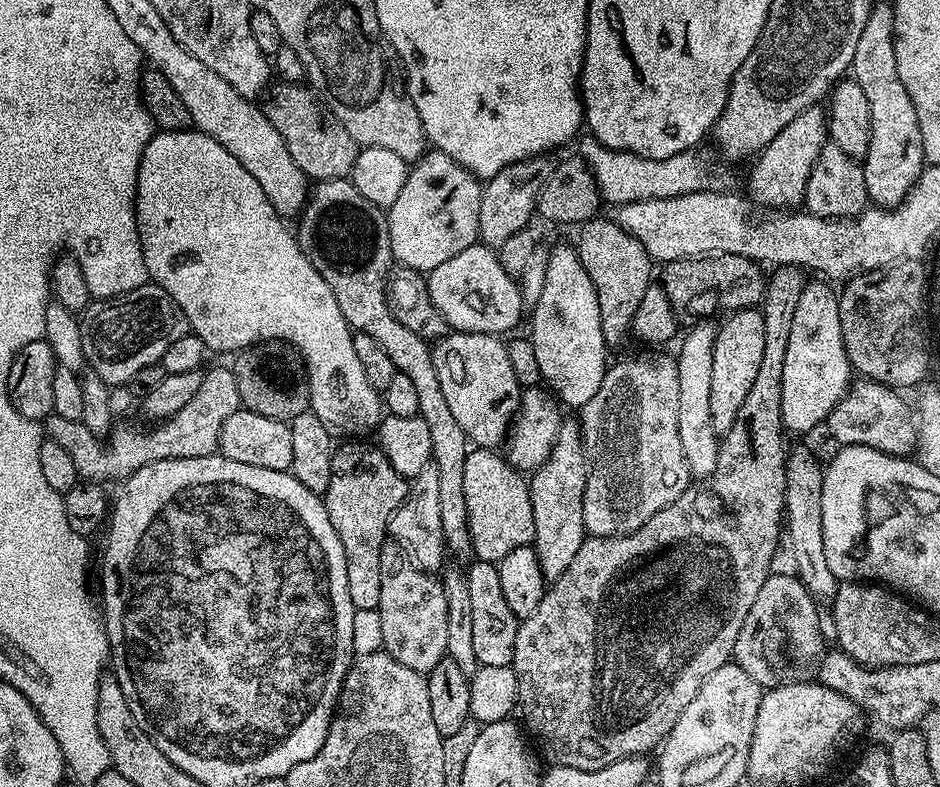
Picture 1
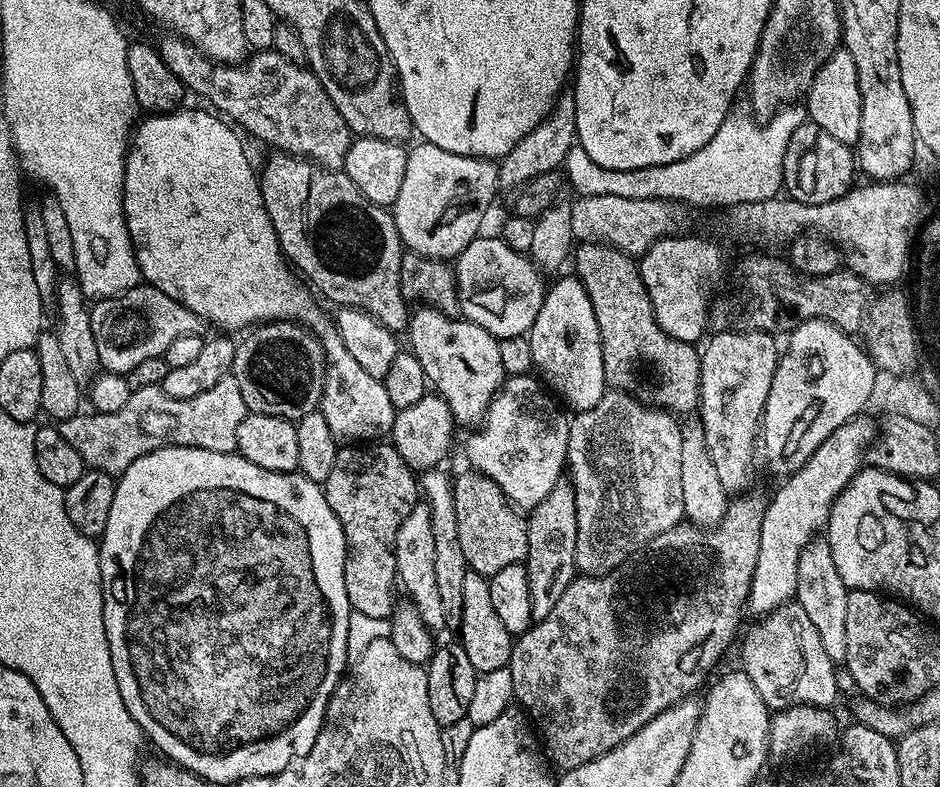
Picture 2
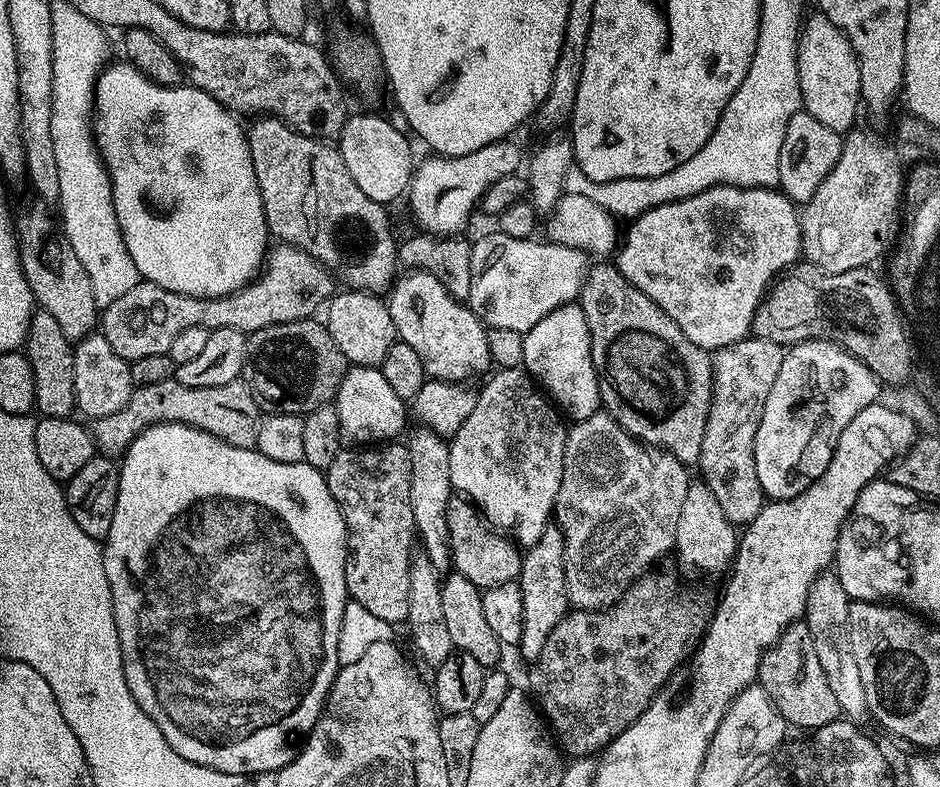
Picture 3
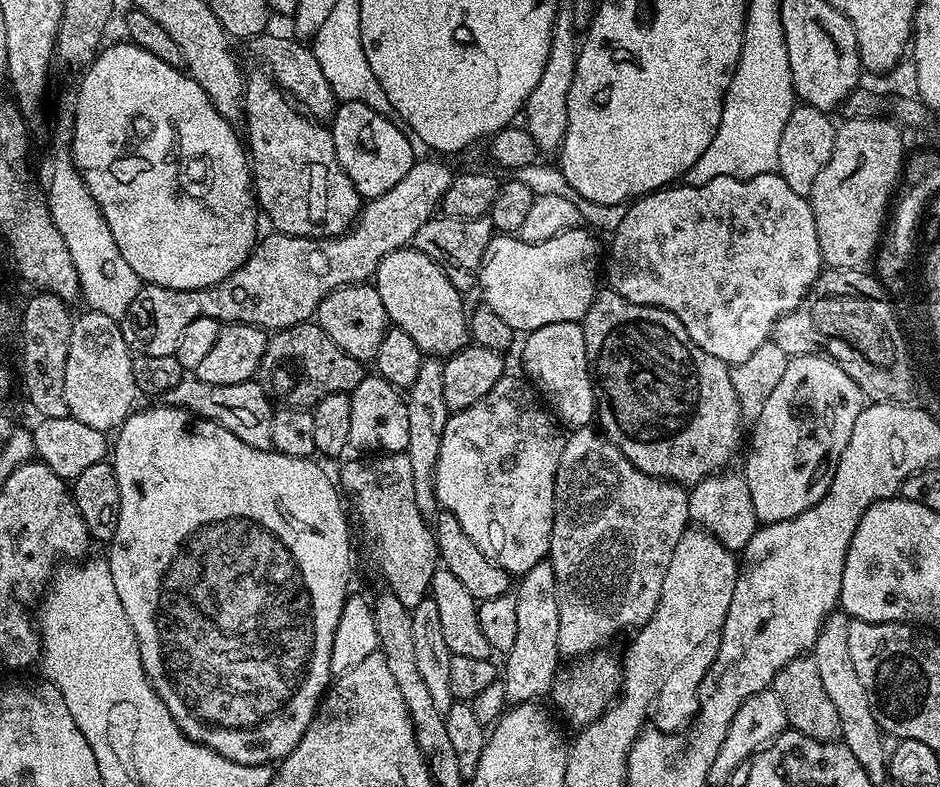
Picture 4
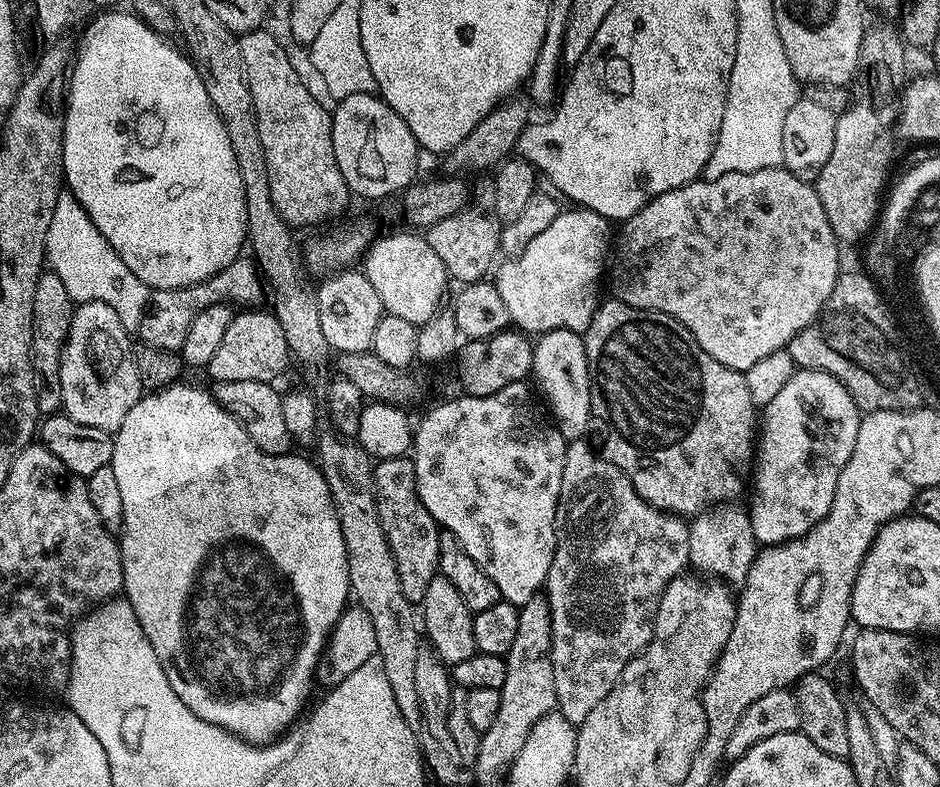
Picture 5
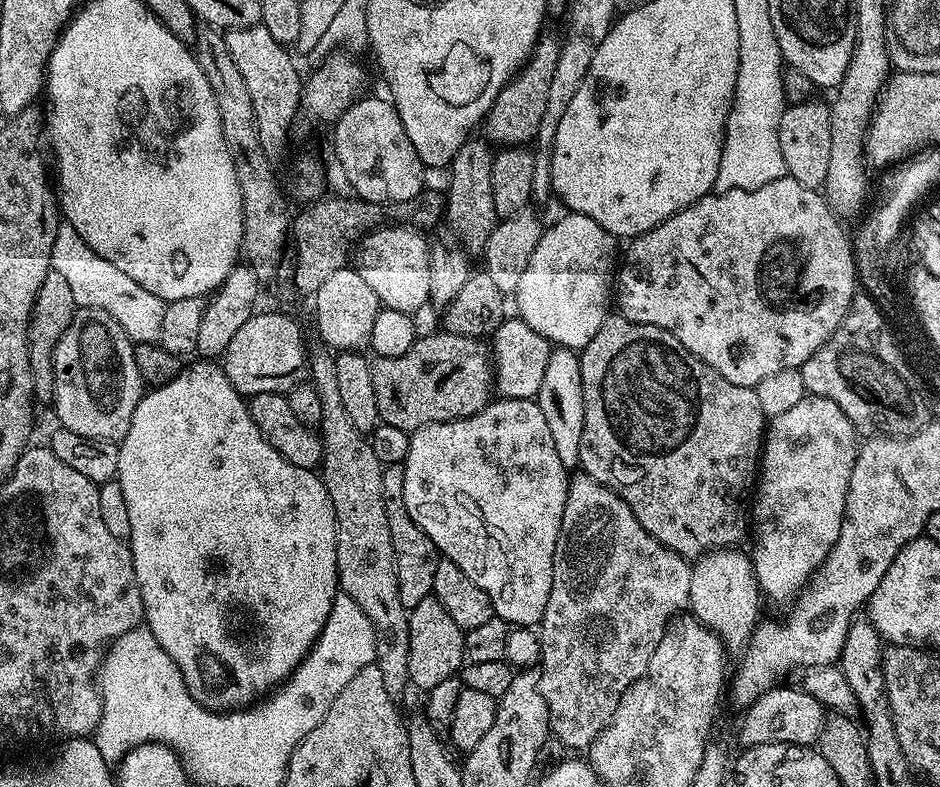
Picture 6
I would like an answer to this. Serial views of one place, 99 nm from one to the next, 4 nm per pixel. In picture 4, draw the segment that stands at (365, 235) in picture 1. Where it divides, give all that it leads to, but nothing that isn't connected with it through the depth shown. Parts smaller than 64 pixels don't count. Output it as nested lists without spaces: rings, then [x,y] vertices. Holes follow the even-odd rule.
[[[267,71],[248,72],[246,76],[246,87],[244,89],[244,119],[243,127],[248,127],[248,136],[246,132],[246,148],[250,153],[250,171],[254,181],[254,191],[259,207],[262,209],[263,215],[267,216],[268,223],[277,233],[286,236],[314,236],[317,238],[327,238],[330,236],[343,236],[353,224],[356,223],[357,216],[360,215],[362,207],[362,197],[360,191],[354,186],[354,182],[350,182],[350,178],[346,174],[346,170],[342,170],[342,166],[336,157],[334,150],[334,138],[331,131],[321,121],[312,119],[311,116],[305,114],[281,89],[275,80]]]

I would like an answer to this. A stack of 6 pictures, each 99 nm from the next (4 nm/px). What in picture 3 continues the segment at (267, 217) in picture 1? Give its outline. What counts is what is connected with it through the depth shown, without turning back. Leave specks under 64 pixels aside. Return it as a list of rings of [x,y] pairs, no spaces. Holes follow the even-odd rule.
[[[127,62],[109,63],[96,80],[94,139],[97,148],[100,149],[100,159],[104,162],[104,169],[108,172],[108,180],[112,184],[114,214],[118,218],[118,226],[124,239],[124,245],[134,266],[140,271],[141,277],[147,283],[157,284],[171,292],[186,294],[194,298],[218,298],[219,296],[228,296],[240,288],[245,288],[247,284],[251,284],[256,279],[261,271],[266,253],[270,248],[270,243],[268,244],[270,233],[262,206],[258,178],[254,174],[254,162],[252,161],[252,151],[248,145],[248,137],[242,124],[240,128],[239,122],[235,119],[239,120],[229,109],[219,104],[210,94],[203,92],[201,88],[191,86],[171,88],[156,84]],[[349,367],[342,378],[340,389],[334,397],[340,438],[348,446],[376,446],[381,442],[392,442],[404,428],[410,412],[406,402],[394,394],[390,382],[380,373],[379,368]]]

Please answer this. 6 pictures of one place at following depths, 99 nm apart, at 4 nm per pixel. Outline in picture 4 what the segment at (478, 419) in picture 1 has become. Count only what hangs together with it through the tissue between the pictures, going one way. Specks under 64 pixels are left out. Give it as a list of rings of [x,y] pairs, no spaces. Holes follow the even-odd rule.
[[[416,247],[399,248],[386,254],[386,258],[382,258],[376,268],[374,287],[378,290],[378,298],[382,298],[382,306],[386,306],[389,321],[395,327],[406,330],[406,334],[410,334],[410,338],[418,342],[425,354],[451,354],[460,351],[469,343],[468,316],[466,308],[464,312],[464,300],[460,297],[463,296],[461,289],[453,286],[444,271]]]

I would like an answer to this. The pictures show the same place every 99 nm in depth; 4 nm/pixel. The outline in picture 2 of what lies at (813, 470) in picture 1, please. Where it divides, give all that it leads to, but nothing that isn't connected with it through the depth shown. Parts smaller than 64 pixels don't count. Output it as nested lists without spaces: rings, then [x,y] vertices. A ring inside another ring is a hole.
[[[812,539],[798,558],[798,586],[794,600],[806,610],[810,622],[814,622],[822,650],[826,650],[833,662],[843,662],[846,658],[846,598],[849,591],[838,574],[838,566],[834,566],[834,554],[830,554],[827,539]]]

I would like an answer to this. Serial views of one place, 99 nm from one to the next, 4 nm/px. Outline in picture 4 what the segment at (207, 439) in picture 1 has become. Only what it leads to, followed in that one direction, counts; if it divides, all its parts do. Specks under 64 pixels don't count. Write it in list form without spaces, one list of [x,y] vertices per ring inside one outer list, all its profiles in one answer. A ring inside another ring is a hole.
[[[186,378],[182,382],[178,382],[178,386],[174,386],[174,390],[165,392],[162,400],[165,405],[185,408],[194,416],[218,422],[218,426],[226,426],[226,430],[230,430],[230,434],[234,434],[234,438],[242,438],[242,442],[246,442],[246,446],[254,446],[254,450],[272,448],[270,426],[272,425],[274,404],[263,383],[257,382],[255,379],[234,382],[234,386],[214,386],[210,382]]]

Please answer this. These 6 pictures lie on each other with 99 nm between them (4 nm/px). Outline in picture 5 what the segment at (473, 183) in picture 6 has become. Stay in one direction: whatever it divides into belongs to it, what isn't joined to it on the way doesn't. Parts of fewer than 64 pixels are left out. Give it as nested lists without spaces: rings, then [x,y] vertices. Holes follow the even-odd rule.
[[[491,179],[480,180],[470,192],[470,200],[467,206],[462,210],[458,210],[450,218],[442,218],[442,222],[434,222],[434,226],[430,226],[426,230],[426,239],[430,242],[430,246],[434,250],[434,254],[438,254],[438,258],[442,258],[442,266],[447,270],[449,277],[453,281],[460,280],[461,285],[474,284],[478,280],[483,280],[493,271],[494,265],[497,263],[496,256],[500,252],[500,230],[502,222],[496,216],[494,208],[494,183]]]

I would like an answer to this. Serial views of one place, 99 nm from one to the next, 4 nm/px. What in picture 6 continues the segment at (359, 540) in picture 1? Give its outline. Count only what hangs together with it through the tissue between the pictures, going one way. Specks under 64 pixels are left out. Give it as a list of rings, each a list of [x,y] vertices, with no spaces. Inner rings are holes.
[[[392,462],[384,468],[384,505],[390,522],[390,538],[394,542],[396,573],[400,583],[400,597],[405,604],[416,604],[432,589],[432,569],[438,559],[438,549],[423,530],[412,520],[404,505],[404,466]]]

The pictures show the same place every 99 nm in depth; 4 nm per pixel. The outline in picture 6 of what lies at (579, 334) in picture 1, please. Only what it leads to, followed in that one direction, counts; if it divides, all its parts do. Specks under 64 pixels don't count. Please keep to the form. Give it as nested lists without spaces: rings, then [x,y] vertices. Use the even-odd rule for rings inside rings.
[[[556,346],[549,351],[548,361],[544,363],[540,386],[534,392],[534,399],[546,417],[546,422],[550,425],[550,434],[554,438],[555,448],[558,449],[558,458],[562,458],[565,468],[573,469],[580,456],[582,426],[584,425],[580,358],[573,349]]]

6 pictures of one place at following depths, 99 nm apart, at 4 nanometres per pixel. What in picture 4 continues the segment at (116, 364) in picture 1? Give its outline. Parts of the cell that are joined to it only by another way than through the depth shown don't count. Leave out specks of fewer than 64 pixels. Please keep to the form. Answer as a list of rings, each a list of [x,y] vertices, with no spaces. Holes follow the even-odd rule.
[[[429,158],[427,160],[417,160],[412,163],[410,170],[406,174],[406,178],[402,178],[402,182],[398,182],[394,186],[390,186],[390,190],[386,190],[386,194],[381,196],[371,197],[361,207],[360,215],[356,218],[356,223],[344,233],[343,236],[330,236],[327,238],[317,238],[314,236],[286,236],[283,234],[271,234],[257,243],[253,253],[249,256],[247,262],[238,270],[234,270],[226,278],[222,278],[222,282],[211,284],[205,288],[195,288],[194,290],[174,290],[173,288],[163,288],[157,284],[149,284],[141,287],[137,296],[132,299],[128,312],[119,317],[118,323],[122,334],[126,338],[129,348],[136,354],[166,354],[167,356],[175,356],[176,347],[178,346],[178,338],[182,338],[182,330],[186,330],[189,322],[194,322],[194,318],[214,318],[220,321],[221,325],[226,324],[252,324],[256,328],[263,328],[265,330],[279,330],[281,328],[292,328],[295,324],[302,324],[311,321],[316,314],[316,307],[326,299],[334,290],[343,288],[346,284],[363,284],[371,281],[376,274],[376,268],[382,262],[382,258],[386,258],[386,254],[390,254],[399,248],[407,248],[412,244],[414,234],[418,234],[418,229],[422,227],[427,220],[433,219],[434,213],[437,211],[438,205],[443,201],[446,190],[452,185],[452,178],[454,169],[447,164],[447,159],[444,158]]]

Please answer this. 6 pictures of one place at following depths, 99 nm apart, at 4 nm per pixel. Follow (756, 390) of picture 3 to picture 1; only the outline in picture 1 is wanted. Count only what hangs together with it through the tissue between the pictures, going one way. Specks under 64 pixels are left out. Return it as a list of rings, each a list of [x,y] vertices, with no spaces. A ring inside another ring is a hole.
[[[759,307],[742,308],[725,320],[728,321],[716,329],[714,367],[710,373],[710,422],[714,422],[717,434],[729,432],[737,424],[738,410],[742,410],[742,402],[746,402],[750,386],[754,386],[766,343],[766,326],[762,322]]]

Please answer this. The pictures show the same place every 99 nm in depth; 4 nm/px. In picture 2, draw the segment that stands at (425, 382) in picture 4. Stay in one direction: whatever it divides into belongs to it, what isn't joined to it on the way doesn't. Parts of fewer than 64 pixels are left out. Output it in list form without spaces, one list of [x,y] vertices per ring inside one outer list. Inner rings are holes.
[[[432,469],[421,473],[418,478],[418,488],[423,496],[424,503],[428,509],[431,510],[431,526],[433,527],[434,535],[434,576],[435,586],[438,589],[438,595],[441,596],[442,614],[444,625],[447,629],[459,629],[462,618],[462,605],[463,605],[463,579],[469,575],[470,569],[466,558],[463,557],[462,546],[459,545],[458,539],[458,520],[455,517],[454,509],[454,496],[451,475],[449,476],[444,472],[445,469]]]

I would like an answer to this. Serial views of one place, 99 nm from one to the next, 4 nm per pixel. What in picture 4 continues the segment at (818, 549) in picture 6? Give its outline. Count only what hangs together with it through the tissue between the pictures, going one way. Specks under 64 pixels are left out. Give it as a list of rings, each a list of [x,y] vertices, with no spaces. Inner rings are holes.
[[[813,354],[789,359],[786,374],[782,374],[778,386],[774,386],[770,398],[766,398],[766,406],[762,406],[762,414],[754,422],[752,449],[742,467],[757,521],[773,524],[789,520],[810,510],[810,506],[825,496],[832,484],[832,471],[836,469],[842,450],[846,450],[846,442],[850,442],[850,430],[854,430],[854,422],[858,422],[858,414],[865,407],[866,398],[860,393],[860,387],[831,356]]]

